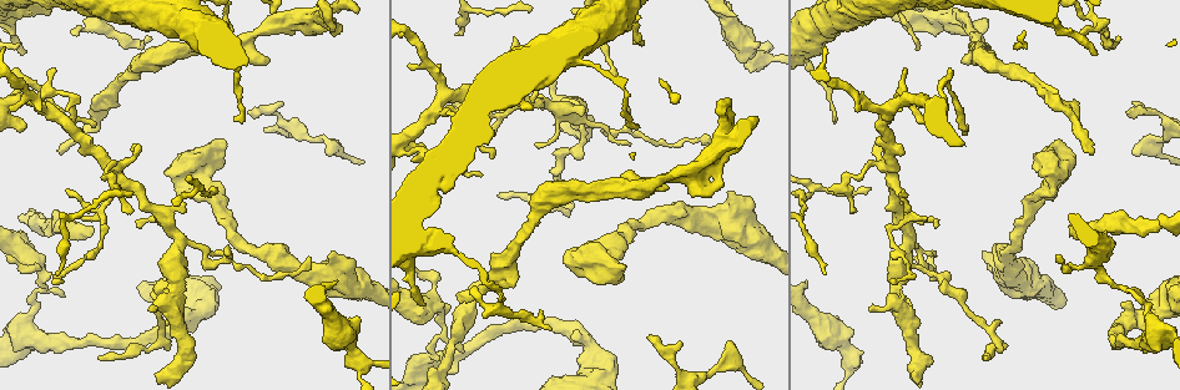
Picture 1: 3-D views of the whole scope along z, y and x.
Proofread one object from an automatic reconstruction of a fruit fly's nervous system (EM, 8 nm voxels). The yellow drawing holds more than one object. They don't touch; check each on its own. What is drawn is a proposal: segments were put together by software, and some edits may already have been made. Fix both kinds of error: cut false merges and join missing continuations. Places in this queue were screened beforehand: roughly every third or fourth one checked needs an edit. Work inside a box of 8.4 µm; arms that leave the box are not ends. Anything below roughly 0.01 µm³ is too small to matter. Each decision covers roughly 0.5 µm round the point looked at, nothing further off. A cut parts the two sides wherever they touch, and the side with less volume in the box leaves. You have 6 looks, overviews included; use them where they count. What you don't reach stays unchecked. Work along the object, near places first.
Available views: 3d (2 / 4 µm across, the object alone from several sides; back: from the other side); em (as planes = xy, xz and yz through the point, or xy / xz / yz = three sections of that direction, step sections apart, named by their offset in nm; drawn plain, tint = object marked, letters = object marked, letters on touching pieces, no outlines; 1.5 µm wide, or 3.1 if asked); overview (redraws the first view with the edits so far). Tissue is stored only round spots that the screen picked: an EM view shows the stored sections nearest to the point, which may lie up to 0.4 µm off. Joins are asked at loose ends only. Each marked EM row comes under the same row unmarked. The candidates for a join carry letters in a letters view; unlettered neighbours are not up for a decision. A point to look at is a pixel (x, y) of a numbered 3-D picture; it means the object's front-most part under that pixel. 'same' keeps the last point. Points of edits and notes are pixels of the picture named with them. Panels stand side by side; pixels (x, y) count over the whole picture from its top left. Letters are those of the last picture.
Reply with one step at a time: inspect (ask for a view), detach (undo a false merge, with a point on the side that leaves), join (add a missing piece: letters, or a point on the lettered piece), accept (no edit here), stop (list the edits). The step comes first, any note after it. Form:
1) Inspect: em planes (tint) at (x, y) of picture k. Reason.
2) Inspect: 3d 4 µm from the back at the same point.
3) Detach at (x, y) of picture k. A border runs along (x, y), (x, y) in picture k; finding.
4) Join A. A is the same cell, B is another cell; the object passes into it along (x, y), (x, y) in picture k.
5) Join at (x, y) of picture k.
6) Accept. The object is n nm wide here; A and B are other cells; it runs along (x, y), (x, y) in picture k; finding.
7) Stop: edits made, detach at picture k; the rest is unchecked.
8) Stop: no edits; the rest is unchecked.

Inspect: em planes (letters) at (729, 192) of picture 1. An open end.

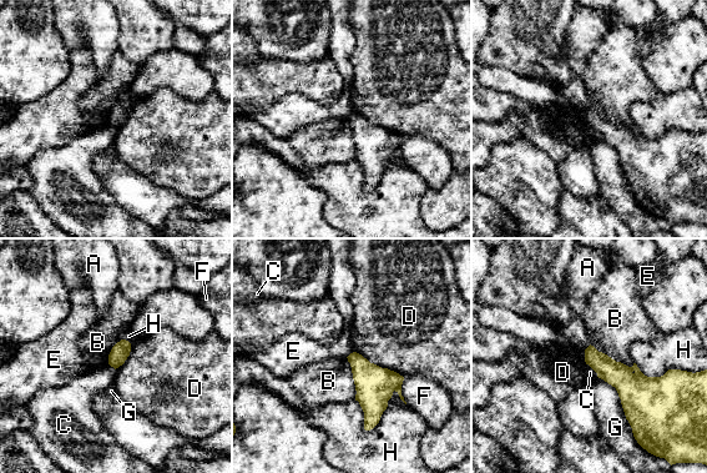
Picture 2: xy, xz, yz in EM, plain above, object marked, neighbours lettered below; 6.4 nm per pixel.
Accept. The longest contact is with G, 440 nm; A, B, C, D, E, F, G and H are other cells; no lettered piece goes on from it.

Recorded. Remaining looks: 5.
Inspect: 3d 2 µm at (94, 228) of picture 1. Free end.

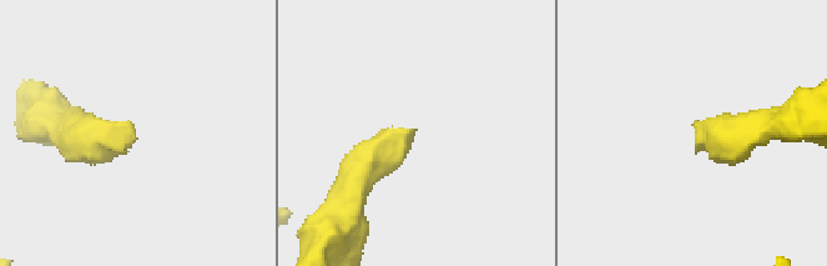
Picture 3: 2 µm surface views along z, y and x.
Inspect: em yz step 8 (tint) at (696, 133) of picture 3.

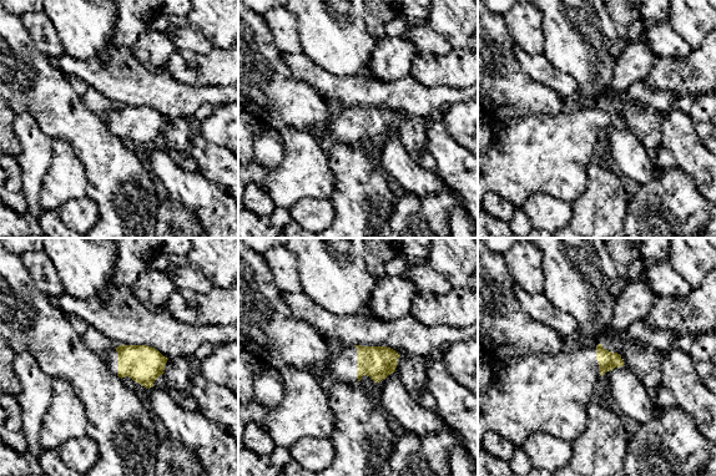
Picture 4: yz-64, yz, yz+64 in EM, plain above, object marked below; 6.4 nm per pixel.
Inspect: em yz step 8 (letters) at the same point. See the neighbours.

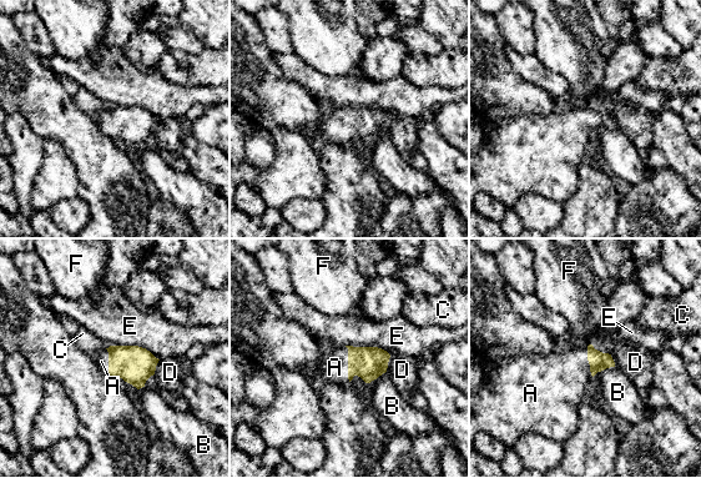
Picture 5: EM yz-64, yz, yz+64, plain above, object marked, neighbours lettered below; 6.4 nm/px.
Join A. The object is 120 nm wide here; A is the same cell, B, C, D, E and F are other cells; the neuron continues.

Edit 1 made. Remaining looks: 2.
Inspect: em planes (tint) at (704, 374) of picture 1. Three arms meet.

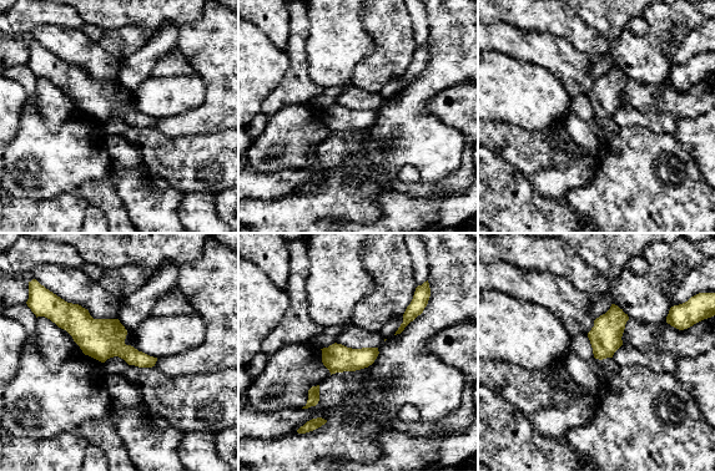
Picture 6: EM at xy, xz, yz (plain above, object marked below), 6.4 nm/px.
Inspect: em planes (letters) at the same point. See the neighbours.

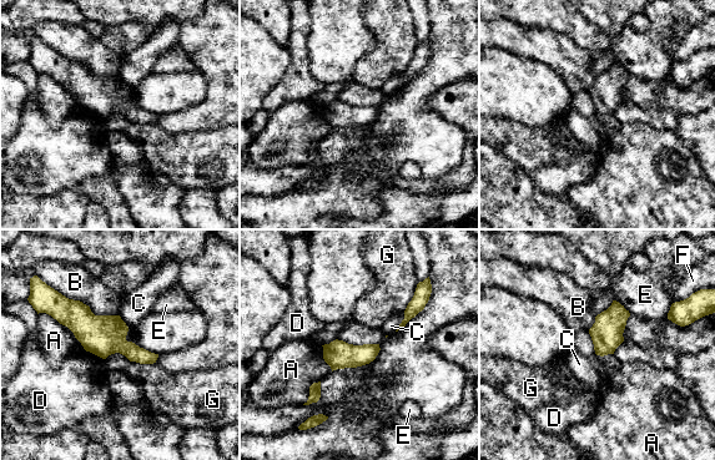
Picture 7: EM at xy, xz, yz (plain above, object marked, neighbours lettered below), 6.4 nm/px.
Accept. A, B, C, D, E, F and G are other cells; one neuron here.

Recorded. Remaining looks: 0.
Stop: edits made, join at picture 5; the rest is unchecked.

